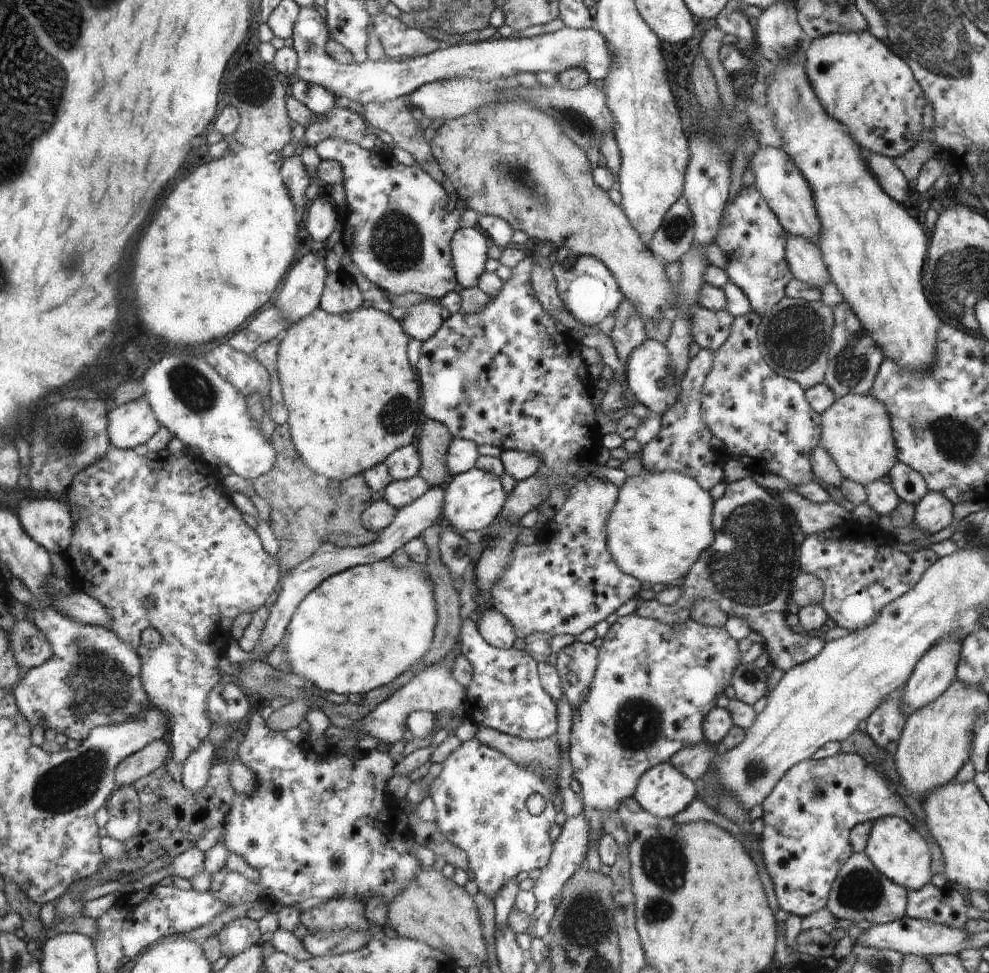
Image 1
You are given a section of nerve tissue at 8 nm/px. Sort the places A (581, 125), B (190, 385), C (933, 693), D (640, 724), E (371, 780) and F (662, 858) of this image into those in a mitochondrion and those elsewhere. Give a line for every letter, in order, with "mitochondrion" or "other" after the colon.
A: mitochondrion
B: mitochondrion
C: other
D: mitochondrion
E: other
F: mitochondrion

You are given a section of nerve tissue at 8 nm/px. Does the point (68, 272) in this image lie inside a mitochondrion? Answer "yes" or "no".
yes

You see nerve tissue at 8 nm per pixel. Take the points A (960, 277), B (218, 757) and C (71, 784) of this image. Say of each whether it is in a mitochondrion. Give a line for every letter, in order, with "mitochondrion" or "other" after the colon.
A: mitochondrion
B: other
C: mitochondrion

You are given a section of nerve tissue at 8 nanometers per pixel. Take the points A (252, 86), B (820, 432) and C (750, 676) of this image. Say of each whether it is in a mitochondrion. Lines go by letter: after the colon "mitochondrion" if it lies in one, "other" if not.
A: mitochondrion
B: other
C: mitochondrion

